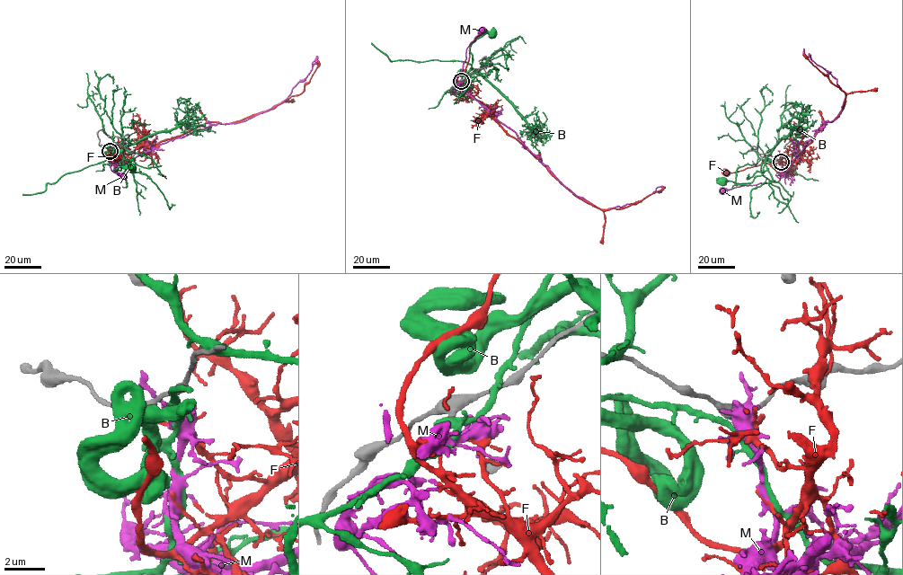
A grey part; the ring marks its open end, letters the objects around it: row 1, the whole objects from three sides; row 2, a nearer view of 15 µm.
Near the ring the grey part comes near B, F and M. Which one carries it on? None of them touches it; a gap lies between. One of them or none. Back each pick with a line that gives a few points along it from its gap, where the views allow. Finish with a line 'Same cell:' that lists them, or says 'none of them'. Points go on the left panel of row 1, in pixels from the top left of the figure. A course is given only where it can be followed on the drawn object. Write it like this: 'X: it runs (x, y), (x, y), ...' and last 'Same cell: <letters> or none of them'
Same cell: none of them

